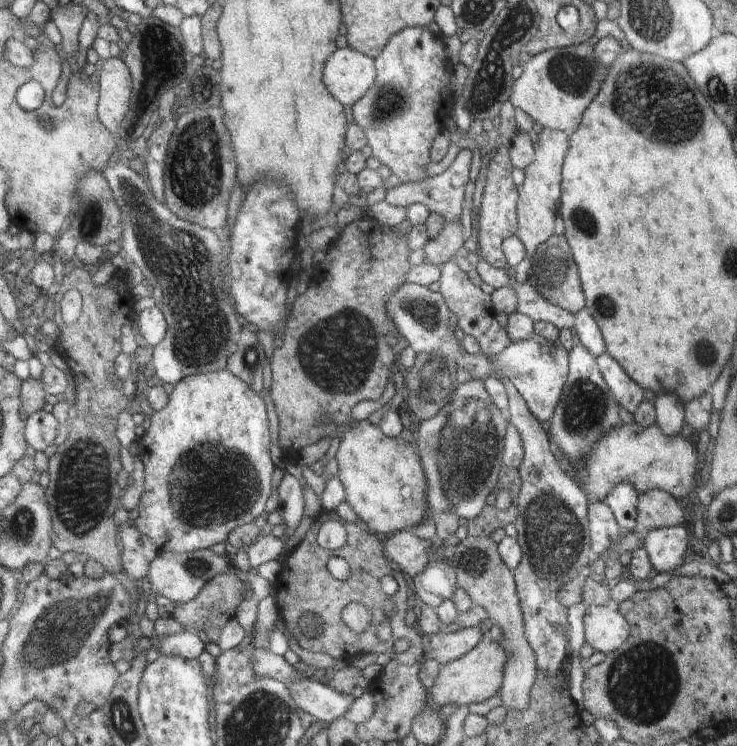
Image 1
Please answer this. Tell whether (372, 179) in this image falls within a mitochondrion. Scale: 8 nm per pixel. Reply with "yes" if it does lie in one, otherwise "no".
no

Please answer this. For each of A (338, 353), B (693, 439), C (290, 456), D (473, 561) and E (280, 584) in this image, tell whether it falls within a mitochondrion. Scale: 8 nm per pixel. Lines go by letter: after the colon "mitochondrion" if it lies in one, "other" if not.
A: mitochondrion
B: other
C: other
D: mitochondrion
E: other

